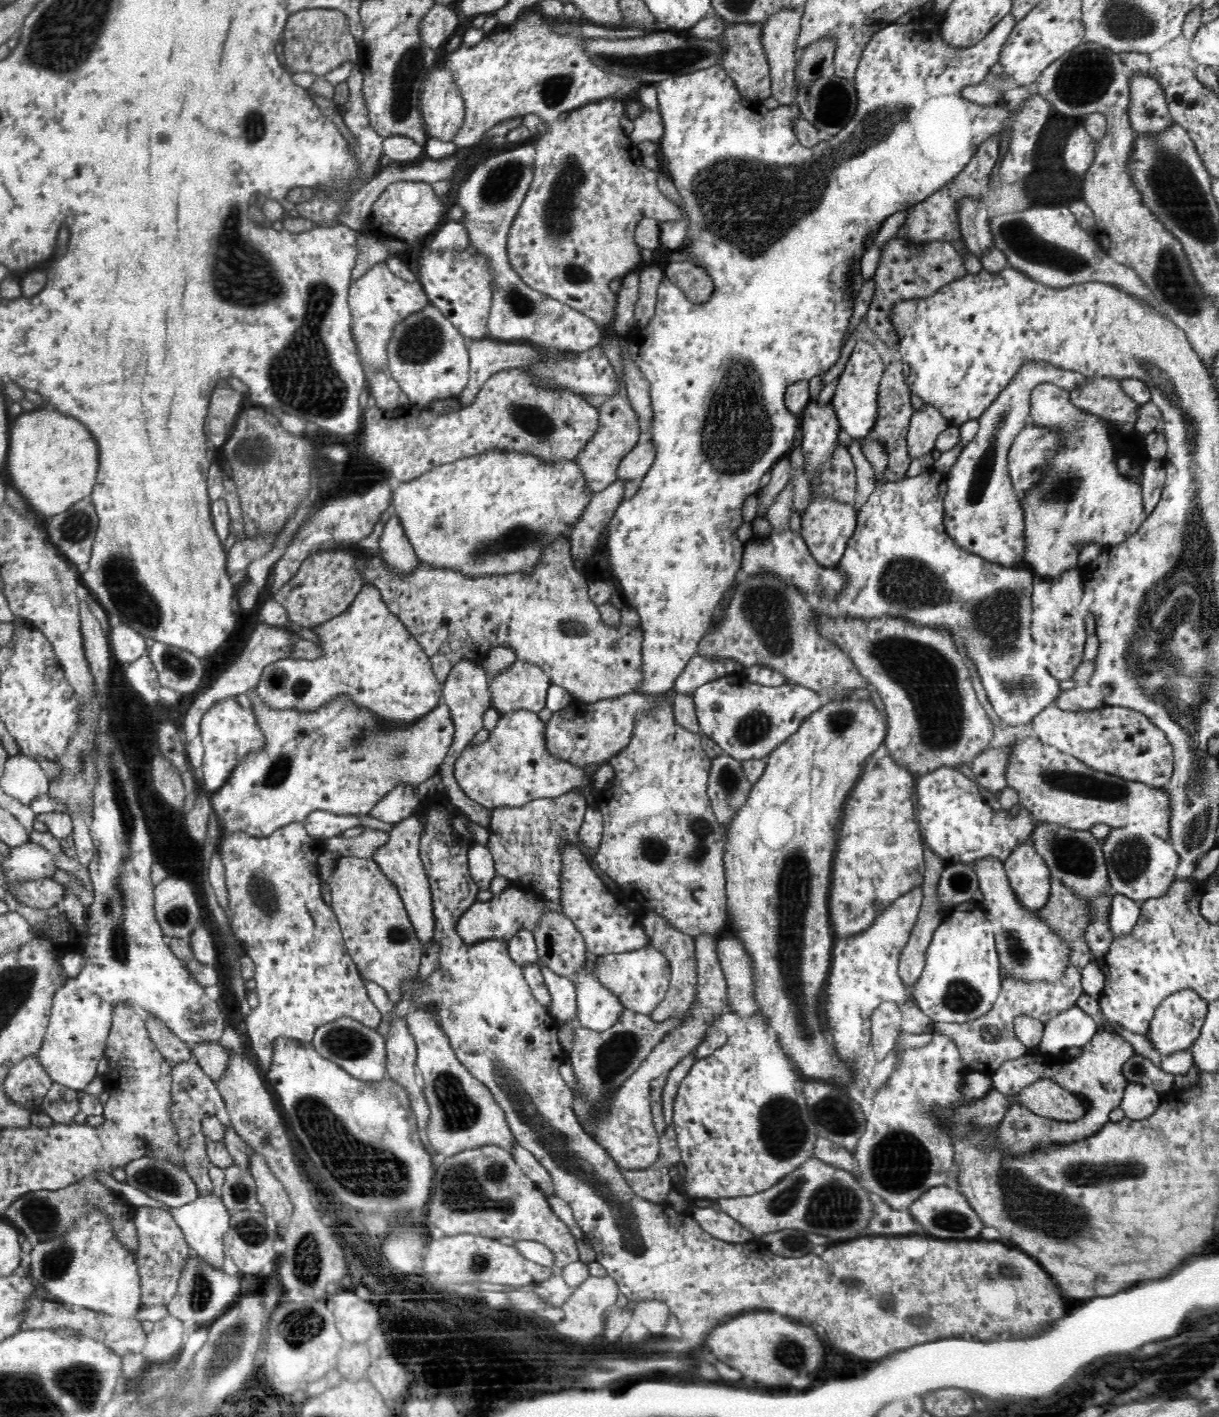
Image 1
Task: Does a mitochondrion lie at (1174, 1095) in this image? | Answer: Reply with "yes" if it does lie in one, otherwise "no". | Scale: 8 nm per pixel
no

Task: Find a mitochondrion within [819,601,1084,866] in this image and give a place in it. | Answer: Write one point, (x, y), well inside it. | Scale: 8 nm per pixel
(927, 674)

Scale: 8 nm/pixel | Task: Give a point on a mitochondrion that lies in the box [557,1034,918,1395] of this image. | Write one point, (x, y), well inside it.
(834, 1205)

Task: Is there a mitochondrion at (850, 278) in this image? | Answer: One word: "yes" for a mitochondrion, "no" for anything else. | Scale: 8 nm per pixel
no

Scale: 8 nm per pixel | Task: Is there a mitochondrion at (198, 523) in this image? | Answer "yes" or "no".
no

